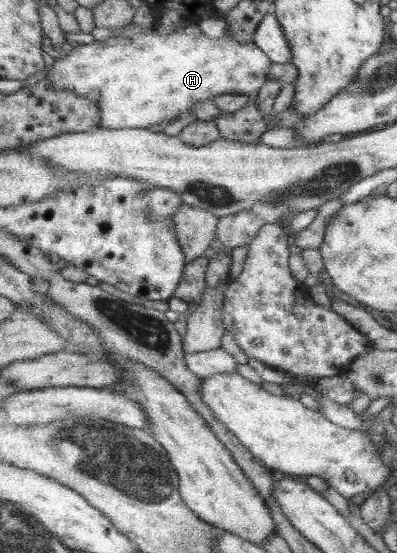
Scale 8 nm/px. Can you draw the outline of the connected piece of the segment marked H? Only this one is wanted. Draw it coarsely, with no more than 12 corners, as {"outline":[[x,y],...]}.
{"outline":[[226,29],[61,53],[56,86],[105,128],[148,129],[257,96],[274,60]]}

